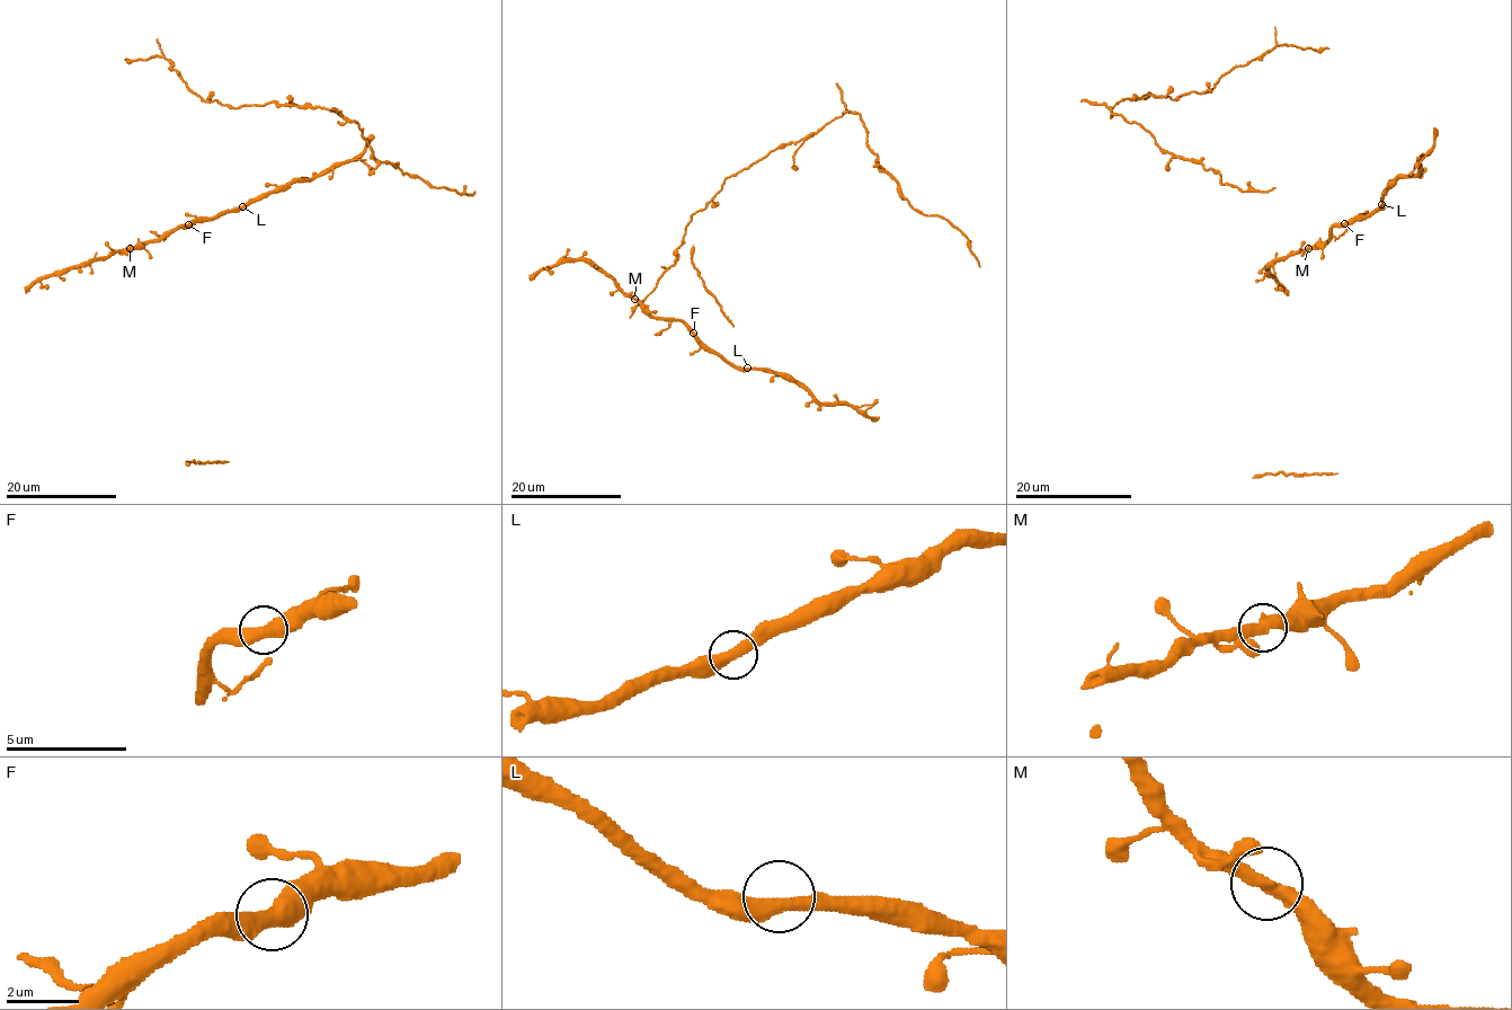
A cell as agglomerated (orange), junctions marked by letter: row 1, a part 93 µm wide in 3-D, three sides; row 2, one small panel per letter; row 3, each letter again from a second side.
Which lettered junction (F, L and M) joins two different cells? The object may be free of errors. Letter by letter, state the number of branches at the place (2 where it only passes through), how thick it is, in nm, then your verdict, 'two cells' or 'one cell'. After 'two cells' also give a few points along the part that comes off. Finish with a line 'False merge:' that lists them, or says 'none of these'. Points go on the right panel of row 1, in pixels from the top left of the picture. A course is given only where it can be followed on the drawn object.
F: 2 | 440 nm | one cell
L: 2 | 440 nm | one cell
M: 2 | 420 nm | one cell
False merge: none of these

